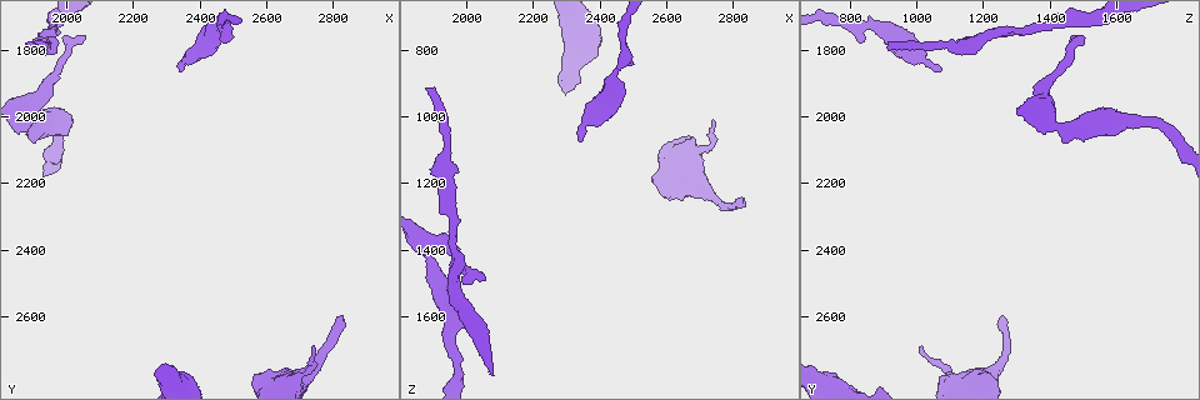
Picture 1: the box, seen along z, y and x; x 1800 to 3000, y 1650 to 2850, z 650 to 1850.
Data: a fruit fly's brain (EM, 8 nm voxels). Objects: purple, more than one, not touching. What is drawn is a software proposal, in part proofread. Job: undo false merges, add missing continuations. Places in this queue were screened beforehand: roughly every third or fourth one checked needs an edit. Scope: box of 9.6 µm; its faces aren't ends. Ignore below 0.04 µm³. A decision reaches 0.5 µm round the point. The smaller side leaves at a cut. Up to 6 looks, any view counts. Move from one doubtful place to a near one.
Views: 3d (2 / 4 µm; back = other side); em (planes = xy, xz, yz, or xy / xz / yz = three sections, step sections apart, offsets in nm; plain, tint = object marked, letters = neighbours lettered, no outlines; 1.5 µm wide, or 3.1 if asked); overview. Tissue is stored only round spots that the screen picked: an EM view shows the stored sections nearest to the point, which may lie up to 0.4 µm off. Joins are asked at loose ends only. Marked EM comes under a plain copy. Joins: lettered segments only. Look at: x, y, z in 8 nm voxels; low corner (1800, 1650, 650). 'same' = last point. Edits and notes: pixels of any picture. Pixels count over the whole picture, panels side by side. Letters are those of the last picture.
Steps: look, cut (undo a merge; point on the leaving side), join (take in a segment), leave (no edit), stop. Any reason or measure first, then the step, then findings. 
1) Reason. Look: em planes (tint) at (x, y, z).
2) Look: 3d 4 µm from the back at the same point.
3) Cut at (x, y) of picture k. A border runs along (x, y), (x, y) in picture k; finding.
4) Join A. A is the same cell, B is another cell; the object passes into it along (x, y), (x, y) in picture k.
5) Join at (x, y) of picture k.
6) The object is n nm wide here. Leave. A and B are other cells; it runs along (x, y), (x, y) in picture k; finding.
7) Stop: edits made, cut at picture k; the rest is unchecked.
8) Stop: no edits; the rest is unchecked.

Sudden change in width. Look: 3d 2 µm at (1890, 2020, 1420).

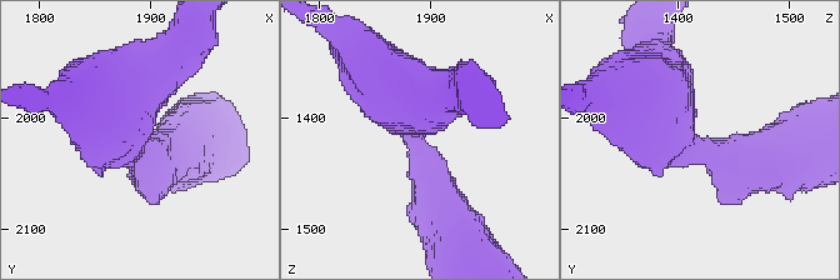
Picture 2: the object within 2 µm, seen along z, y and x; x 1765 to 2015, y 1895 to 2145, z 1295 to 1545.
3 arms meet here; the arms are 380, 400, 420 nm wide; need the tissue. Look: em planes (letters) at (1888, 2026, 1416).

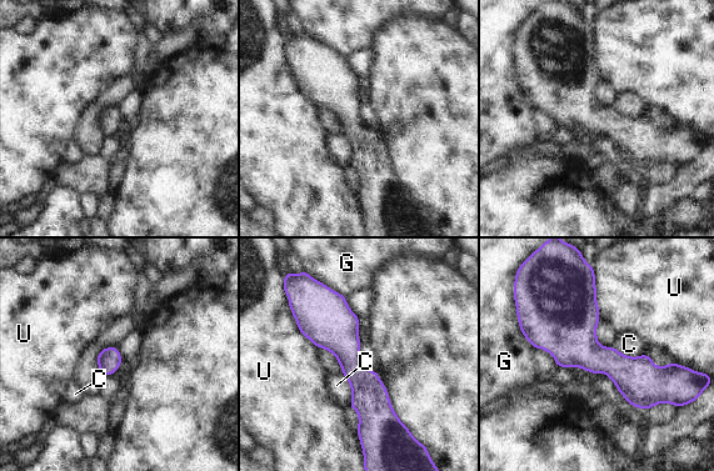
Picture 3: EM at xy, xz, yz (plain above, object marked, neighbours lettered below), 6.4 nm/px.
Leave. C, G and U are other cells; continuous, no second neuron.

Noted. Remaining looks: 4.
An open end. Look: 3d 4 µm at (1870, 1780, 910).

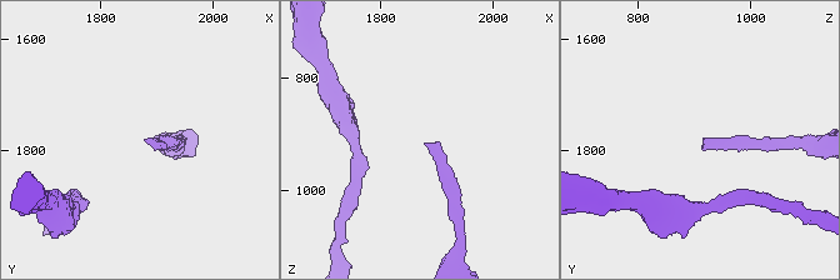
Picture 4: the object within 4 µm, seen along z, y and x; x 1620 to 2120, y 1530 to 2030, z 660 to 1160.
Need the tissue. Look: em planes (letters) at (1870, 1775, 915).

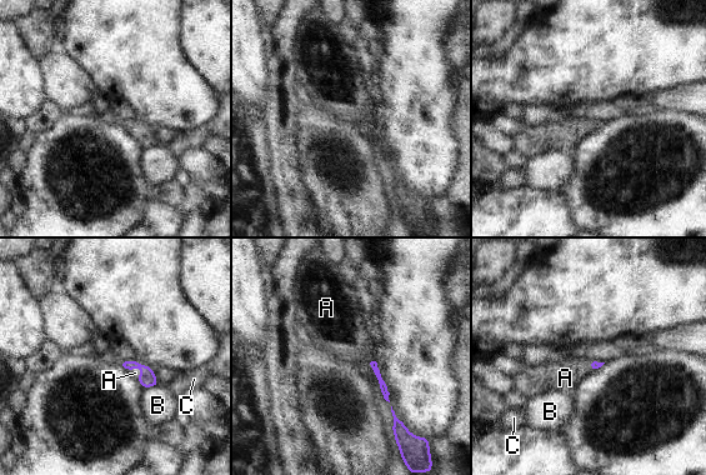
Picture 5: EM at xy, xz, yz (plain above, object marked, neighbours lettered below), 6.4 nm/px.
Join A. A is the same cell, B and C are other cells; it goes on there.

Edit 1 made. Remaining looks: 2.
Stop: edits made, join at picture 5; the rest is unchecked.

